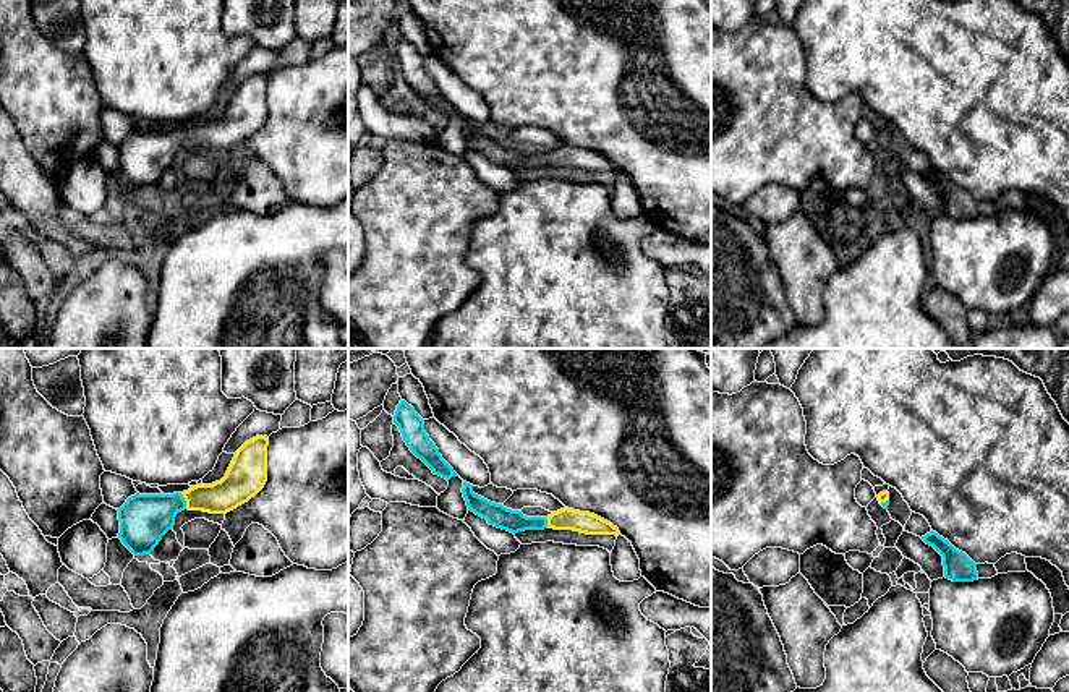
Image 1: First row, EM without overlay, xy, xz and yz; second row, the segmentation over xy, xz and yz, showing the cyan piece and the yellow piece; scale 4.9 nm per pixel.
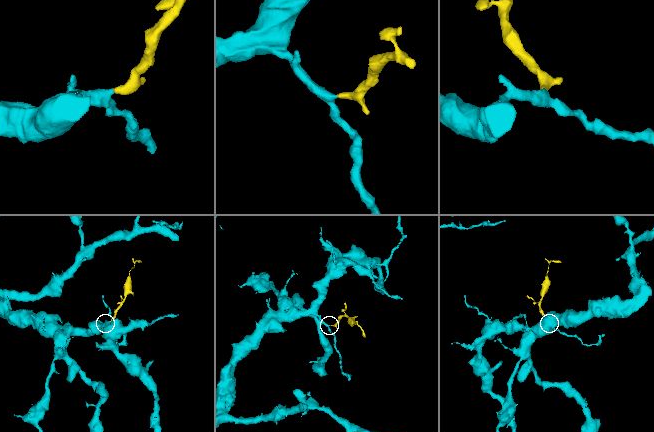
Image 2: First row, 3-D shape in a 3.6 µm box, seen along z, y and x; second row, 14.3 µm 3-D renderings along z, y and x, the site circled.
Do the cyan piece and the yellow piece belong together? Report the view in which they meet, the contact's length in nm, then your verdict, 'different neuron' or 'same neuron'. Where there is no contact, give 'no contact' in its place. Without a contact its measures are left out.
xy | 90 nm | same neuron

